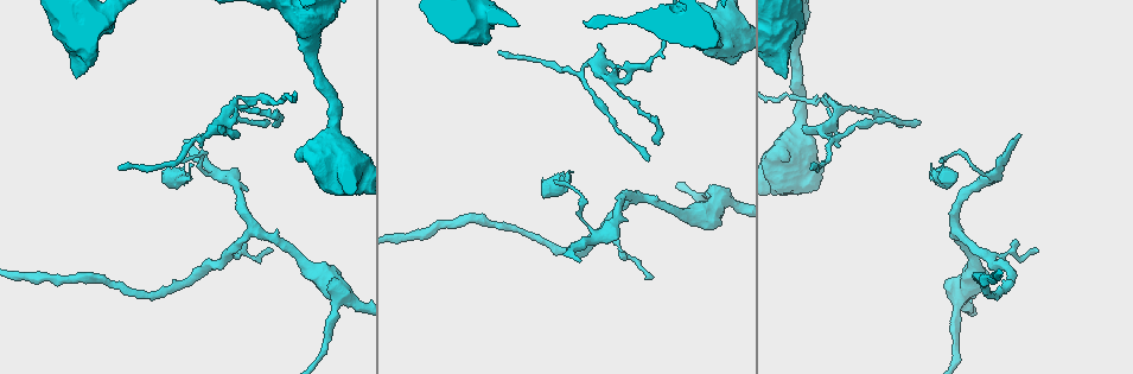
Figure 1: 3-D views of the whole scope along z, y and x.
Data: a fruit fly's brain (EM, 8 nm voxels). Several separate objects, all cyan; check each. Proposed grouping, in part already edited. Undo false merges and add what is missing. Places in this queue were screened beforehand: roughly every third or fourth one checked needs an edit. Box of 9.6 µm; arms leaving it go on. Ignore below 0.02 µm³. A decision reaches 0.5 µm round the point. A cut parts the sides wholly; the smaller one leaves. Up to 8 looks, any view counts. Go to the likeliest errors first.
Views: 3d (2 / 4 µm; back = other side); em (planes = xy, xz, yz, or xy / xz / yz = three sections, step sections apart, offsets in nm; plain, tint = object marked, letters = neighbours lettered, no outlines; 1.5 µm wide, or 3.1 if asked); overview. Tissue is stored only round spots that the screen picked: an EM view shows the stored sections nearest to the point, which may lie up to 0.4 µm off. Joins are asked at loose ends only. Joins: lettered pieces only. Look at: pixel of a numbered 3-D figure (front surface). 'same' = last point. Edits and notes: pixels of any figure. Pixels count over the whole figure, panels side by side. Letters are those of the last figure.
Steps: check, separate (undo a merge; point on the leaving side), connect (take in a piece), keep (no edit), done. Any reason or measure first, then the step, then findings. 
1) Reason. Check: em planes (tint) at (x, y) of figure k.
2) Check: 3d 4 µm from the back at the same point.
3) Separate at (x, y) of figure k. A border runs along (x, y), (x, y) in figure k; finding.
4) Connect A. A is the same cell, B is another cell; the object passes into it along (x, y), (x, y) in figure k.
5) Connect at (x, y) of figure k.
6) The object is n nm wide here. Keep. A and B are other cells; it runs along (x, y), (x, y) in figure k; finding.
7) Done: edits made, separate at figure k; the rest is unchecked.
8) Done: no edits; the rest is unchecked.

Branch stops here. Check: em yz step 4 (letters) at (77, 77) of figure 1.

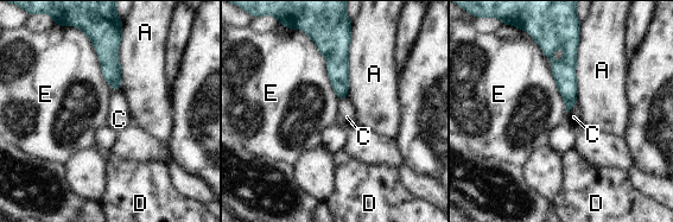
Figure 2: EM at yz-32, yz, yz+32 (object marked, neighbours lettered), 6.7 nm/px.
Another direction. Check: em planes (letters) at the same point.

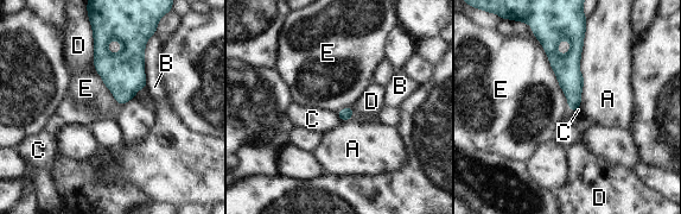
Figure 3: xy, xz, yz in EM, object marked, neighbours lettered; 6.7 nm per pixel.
Keep. A, B, C, D and E are other cells; it runs along (546, 41), (567, 70), (573, 108) in figure 3; no lettered piece goes on from it.

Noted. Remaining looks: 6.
Thin end. Check: em xz step 4 (plain) at (1036, 251) of figure 1.

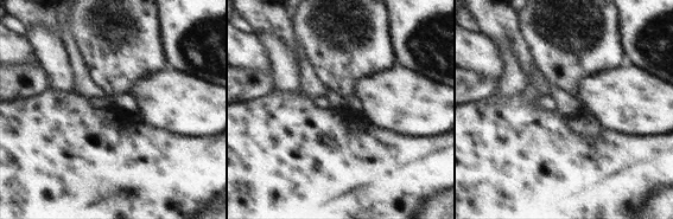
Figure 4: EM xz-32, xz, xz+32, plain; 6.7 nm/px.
Check: em xz step 4 (letters) at the same point.

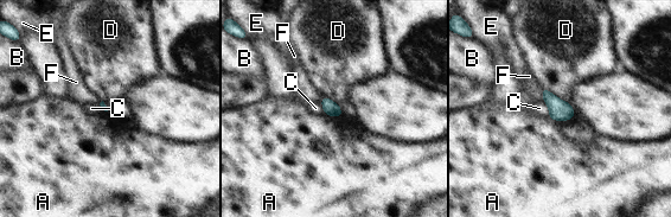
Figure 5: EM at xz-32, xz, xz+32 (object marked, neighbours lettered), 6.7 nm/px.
Keep. A, B, C, D, E and F are other cells; a border runs along (575, 115), (563, 121) in figure 5; no lettered piece goes on from it.

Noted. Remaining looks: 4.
Three-way junction. Check: em xz step 4 (tint) at (203, 137) of figure 1.

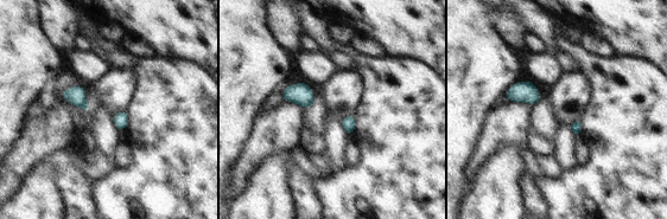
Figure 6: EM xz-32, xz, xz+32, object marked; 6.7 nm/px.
Check: em planes (tint) at the same point.

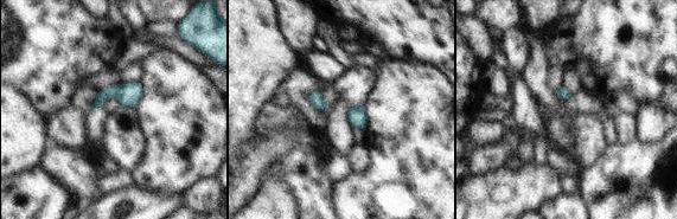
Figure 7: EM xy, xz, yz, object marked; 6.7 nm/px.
Check: em planes (letters) at the same point.

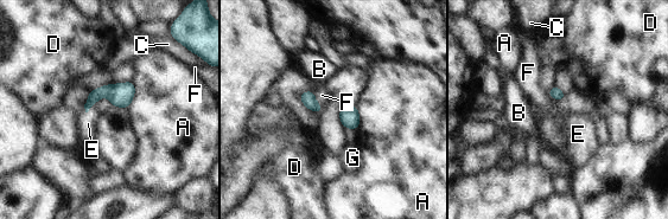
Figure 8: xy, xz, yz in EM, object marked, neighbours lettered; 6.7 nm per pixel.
Keep. A, B, C, D, E, F and G are other cells; a border runs along (133, 81), (134, 96), (128, 107) in figure 8; continuous, no second neuron.

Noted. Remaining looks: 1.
Done: no edits; the rest is unchecked.

